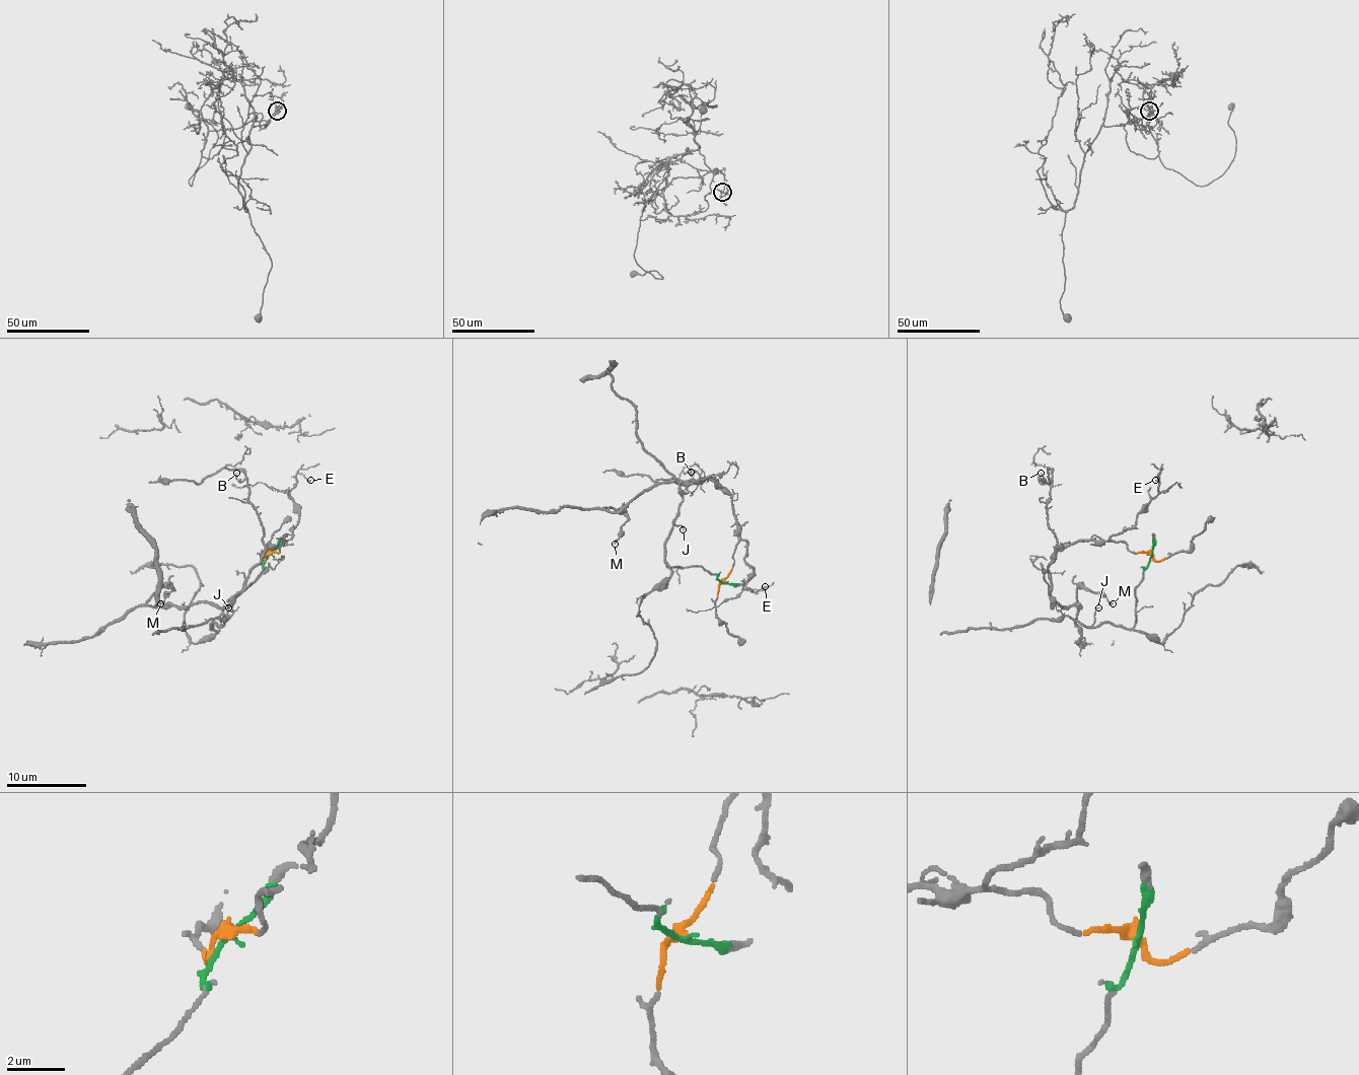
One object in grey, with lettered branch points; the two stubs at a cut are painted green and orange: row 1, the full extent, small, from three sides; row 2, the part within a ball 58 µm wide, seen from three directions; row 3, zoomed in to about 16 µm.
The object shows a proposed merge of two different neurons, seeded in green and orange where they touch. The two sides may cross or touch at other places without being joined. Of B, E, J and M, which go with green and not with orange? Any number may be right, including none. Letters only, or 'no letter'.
J

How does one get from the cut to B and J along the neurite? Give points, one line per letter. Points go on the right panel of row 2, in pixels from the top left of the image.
B: (1151, 554), (1135, 552), (1123, 542), (1082, 540), (1057, 546), (1057, 535), (1047, 512), (1053, 482), (1041, 474)
J: (1151, 554), (1135, 586), (1135, 625), (1131, 629), (1113, 627), (1109, 623), (1096, 625), (1094, 615), (1098, 608)

